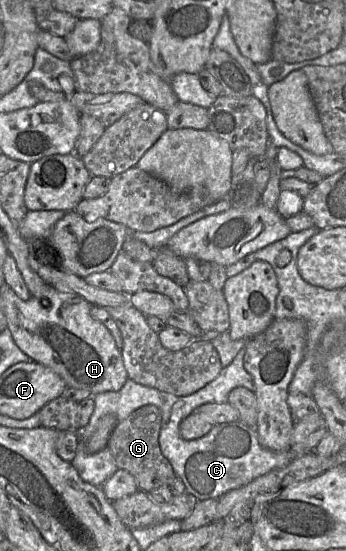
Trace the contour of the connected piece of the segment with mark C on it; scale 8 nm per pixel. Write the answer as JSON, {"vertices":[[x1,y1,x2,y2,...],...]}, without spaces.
{"vertices":[[243,347,233,361,224,367,219,375,197,392,187,396,176,396,152,387,143,386,128,379,118,391,108,391,92,395,95,406,86,426,76,432,79,444,71,464,81,479,94,486,101,487,118,469,108,447,91,454,86,444,96,431,100,419,107,414,115,414,118,422,124,420,130,413,144,405,154,405,161,412,161,428,159,446,162,454,168,459,176,477,185,485,185,491,195,496,199,501,209,498,218,499,228,491,242,487,254,479,276,469,285,467,295,457,289,451,272,451,259,443,255,427,249,427,240,420,216,424,203,437,185,440,180,435,180,423,198,407,210,403,228,402,228,395,236,387,245,387,255,391,252,376,244,368,246,347]]}

